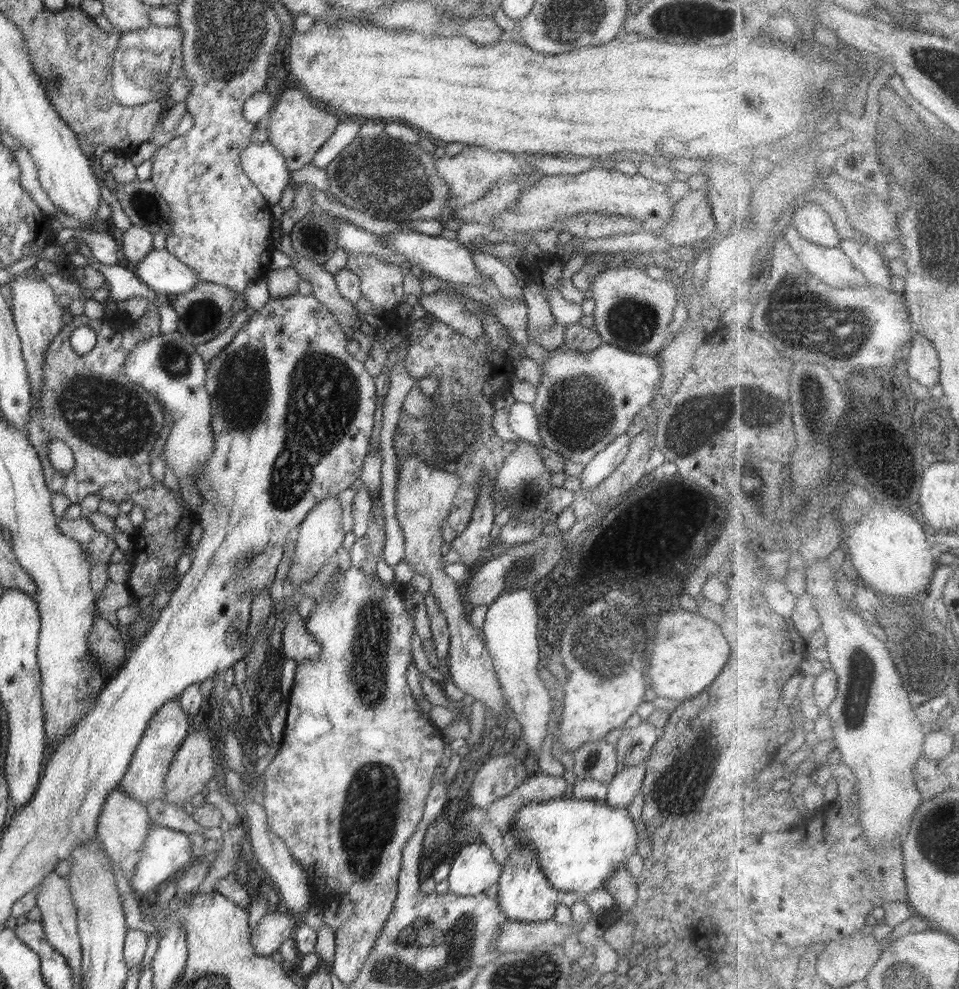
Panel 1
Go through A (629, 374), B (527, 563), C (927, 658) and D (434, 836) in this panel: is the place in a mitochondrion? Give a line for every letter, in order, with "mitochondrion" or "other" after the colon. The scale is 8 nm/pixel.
A: other
B: mitochondrion
C: mitochondrion
D: mitochondrion

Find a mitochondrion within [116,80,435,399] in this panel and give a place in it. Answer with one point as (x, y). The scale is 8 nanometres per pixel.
(203, 316)

